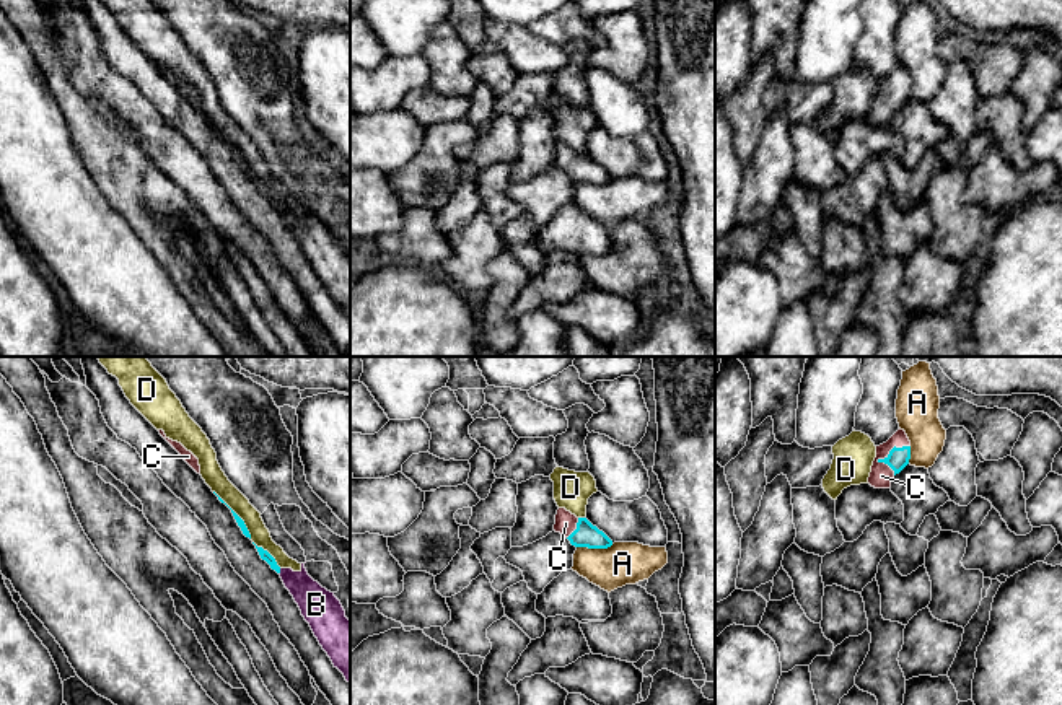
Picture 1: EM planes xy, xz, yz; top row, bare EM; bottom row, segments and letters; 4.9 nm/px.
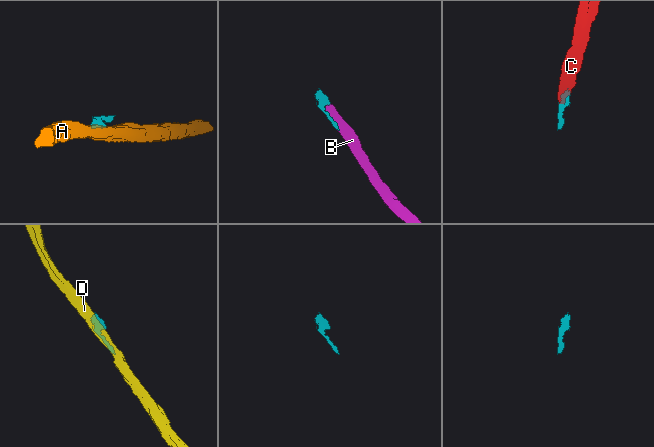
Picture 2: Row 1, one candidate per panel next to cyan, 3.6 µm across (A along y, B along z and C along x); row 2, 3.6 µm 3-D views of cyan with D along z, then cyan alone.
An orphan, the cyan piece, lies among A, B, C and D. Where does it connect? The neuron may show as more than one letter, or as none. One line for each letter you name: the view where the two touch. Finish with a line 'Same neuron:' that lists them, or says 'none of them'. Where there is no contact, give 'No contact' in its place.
B: Touches cyan in xy
C: Touches cyan in yz
Same neuron: B, C

